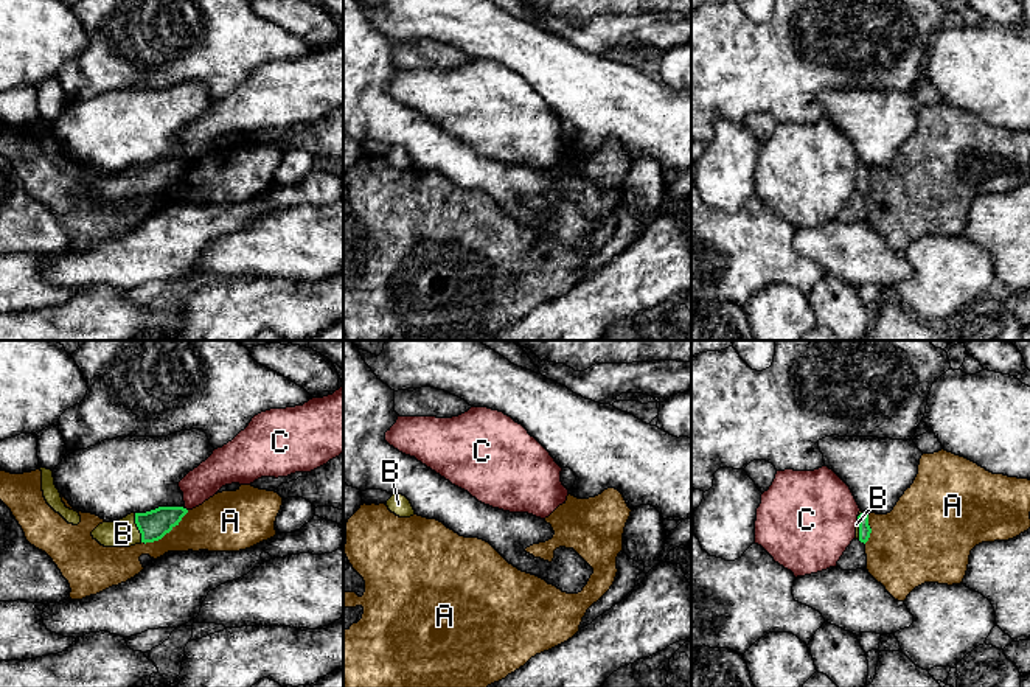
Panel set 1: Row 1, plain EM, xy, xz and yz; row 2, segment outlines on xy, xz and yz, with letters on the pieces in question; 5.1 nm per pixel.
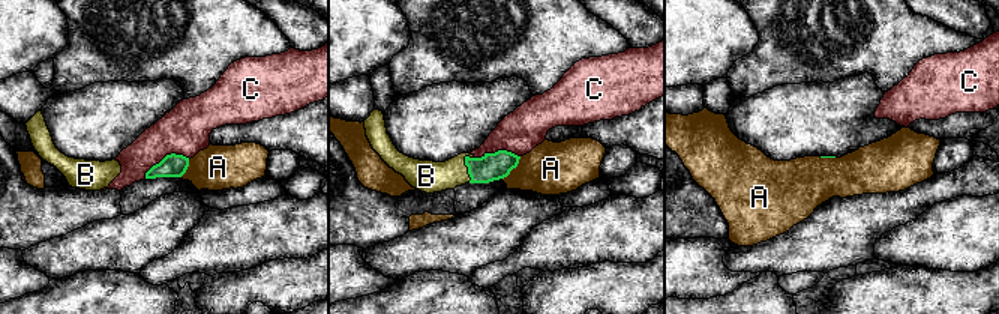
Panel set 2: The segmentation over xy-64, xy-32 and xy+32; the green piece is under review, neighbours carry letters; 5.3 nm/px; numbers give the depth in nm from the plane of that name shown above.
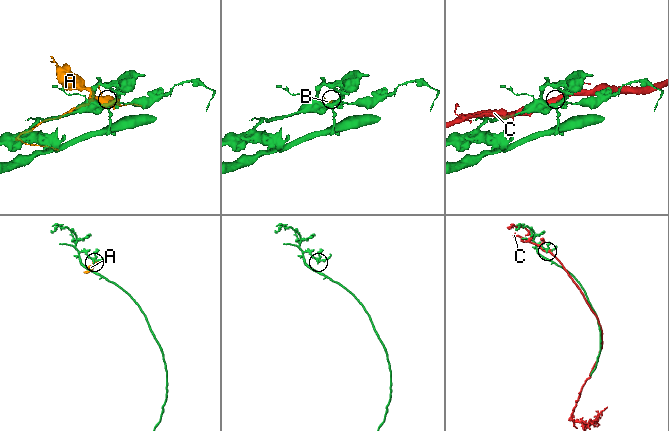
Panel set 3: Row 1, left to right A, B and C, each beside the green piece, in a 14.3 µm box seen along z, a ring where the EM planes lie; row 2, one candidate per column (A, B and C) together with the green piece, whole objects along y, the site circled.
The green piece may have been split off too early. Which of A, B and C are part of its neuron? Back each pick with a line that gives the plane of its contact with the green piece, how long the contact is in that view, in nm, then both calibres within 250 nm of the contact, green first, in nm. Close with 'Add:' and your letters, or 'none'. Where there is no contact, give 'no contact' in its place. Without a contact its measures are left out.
B: contact in xy; length 160 nm; calibres 150 and 140 nm
Add: B

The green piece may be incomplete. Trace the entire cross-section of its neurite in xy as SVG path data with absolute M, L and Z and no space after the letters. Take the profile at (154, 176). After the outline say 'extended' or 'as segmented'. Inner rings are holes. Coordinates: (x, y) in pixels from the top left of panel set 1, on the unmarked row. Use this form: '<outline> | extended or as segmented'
M158 159L146 165L130 165L117 174L103 174L92 188L104 199L130 199L154 194L169 185L188 165L183 159Z | extended

